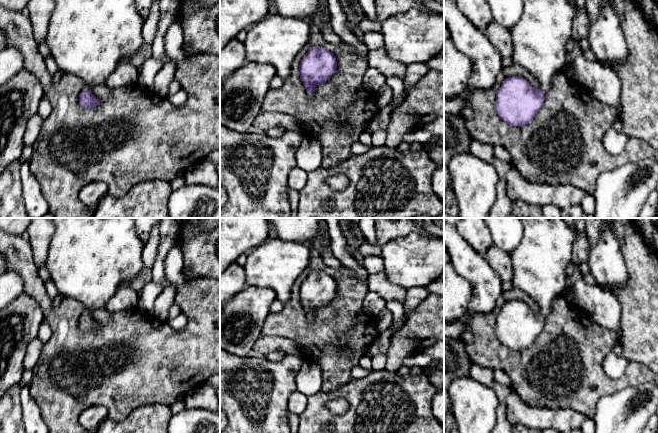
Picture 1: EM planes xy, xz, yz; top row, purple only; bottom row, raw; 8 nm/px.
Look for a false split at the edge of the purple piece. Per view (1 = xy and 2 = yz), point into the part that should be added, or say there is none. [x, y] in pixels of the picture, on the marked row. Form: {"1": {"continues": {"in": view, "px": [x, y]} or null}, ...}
{"1": {"continues": {"in": "xy", "px": [87, 38]}}, "2": {"continues": {"in": "yz", "px": [540, 37]}}}

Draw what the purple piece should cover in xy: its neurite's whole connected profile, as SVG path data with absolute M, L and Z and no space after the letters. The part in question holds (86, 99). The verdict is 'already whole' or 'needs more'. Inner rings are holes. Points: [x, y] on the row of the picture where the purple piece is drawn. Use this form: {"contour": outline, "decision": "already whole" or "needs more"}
{"contour": "M54 0L55 8L49 20L46 43L51 55L63 73L75 75L84 81L84 90L79 94L79 105L94 108L99 99L90 91L93 85L102 85L107 77L124 60L141 49L144 17L136 9L135 0Z", "decision": "needs more"}

